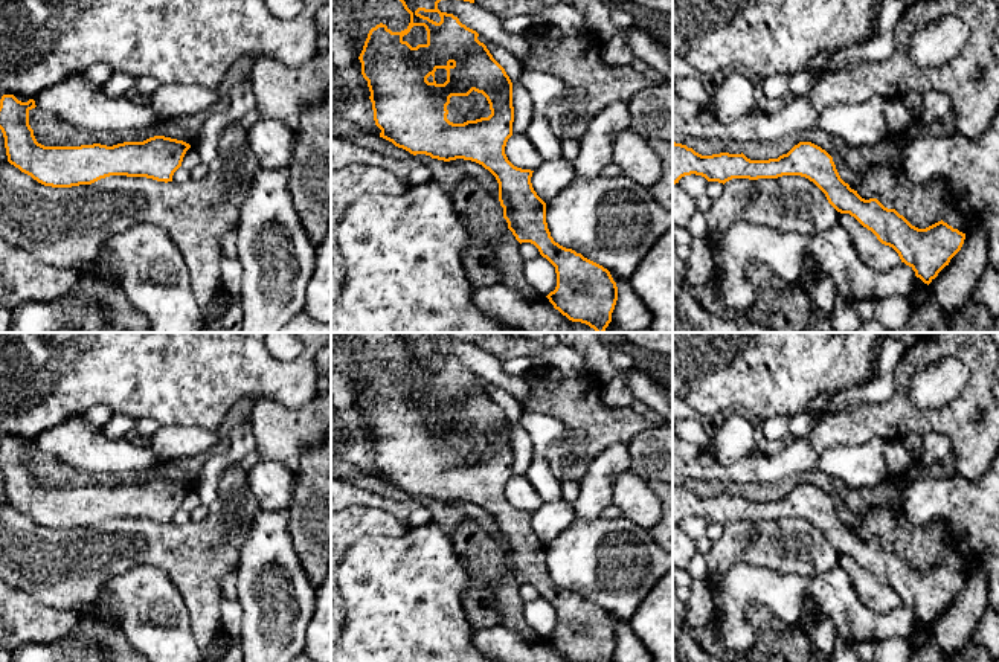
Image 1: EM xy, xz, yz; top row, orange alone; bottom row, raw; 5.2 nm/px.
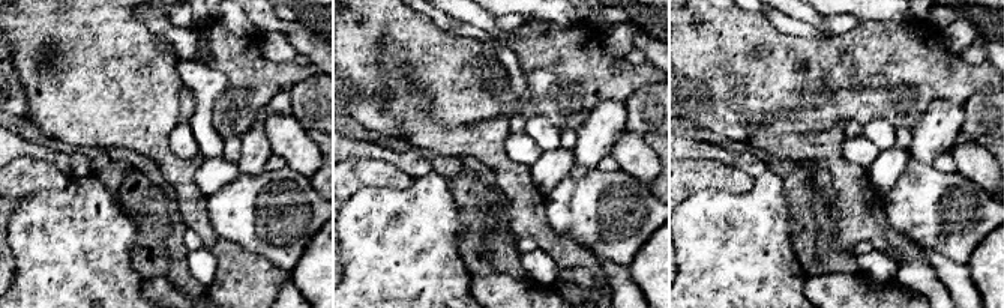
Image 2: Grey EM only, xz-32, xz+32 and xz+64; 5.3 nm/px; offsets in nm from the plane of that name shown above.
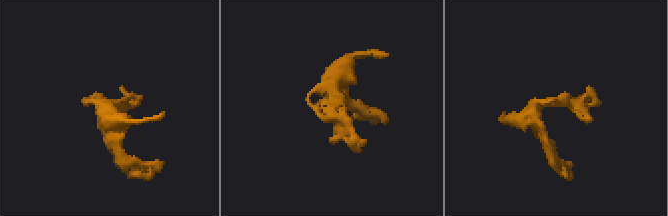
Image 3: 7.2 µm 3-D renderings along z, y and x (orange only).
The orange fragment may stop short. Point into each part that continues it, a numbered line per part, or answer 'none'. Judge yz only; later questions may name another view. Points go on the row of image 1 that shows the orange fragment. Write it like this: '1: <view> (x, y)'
none

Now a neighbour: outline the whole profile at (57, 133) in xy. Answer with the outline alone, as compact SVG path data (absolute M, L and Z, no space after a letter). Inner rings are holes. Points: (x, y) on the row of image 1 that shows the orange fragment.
M29 110L29 125L44 146L81 146L96 143L96 133L70 125L52 111Z

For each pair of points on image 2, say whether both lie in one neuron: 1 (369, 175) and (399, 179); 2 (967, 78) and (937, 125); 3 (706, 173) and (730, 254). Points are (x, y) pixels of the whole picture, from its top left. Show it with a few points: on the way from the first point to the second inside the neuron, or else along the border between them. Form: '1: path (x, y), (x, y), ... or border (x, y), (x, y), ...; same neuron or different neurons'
1: path (377, 175), (392, 178); same neuron
2: border (962, 102), (935, 99), (920, 117); different neurons
3: border (745, 191), (698, 190), (685, 200); different neurons

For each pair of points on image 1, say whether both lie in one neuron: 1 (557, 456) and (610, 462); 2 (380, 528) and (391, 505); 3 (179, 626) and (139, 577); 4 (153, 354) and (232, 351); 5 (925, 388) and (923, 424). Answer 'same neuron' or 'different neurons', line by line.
1: different neurons
2: different neurons
3: same neuron
4: same neuron
5: different neurons

